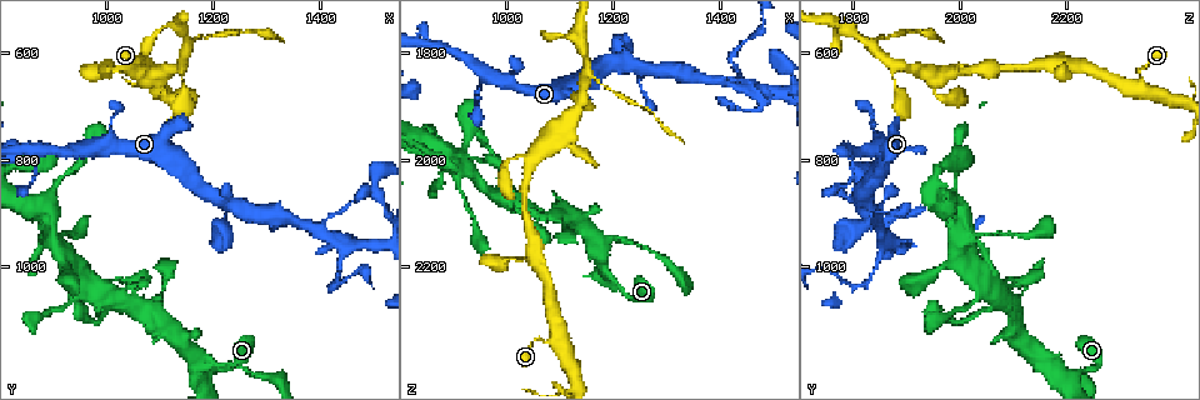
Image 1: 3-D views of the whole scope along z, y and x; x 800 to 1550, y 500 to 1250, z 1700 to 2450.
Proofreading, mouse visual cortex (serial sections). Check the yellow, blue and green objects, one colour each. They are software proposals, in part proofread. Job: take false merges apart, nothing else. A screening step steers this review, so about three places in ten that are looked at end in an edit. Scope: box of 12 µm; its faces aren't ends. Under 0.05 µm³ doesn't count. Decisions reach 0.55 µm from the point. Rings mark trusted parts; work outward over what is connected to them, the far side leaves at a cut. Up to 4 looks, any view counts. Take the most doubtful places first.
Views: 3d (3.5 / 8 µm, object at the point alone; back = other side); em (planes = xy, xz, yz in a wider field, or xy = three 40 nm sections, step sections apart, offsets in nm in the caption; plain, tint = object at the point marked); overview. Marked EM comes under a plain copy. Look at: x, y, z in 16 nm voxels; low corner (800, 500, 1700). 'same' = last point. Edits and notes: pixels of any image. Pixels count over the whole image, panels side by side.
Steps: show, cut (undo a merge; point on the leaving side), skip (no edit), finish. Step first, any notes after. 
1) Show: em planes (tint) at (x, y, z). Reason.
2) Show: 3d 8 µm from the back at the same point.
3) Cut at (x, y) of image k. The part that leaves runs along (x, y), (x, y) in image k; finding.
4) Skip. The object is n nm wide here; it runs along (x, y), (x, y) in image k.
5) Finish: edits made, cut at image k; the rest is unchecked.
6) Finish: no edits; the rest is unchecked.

Show: 3d 3.5 µm at (1425, 1030, 1820). Sharp bend.

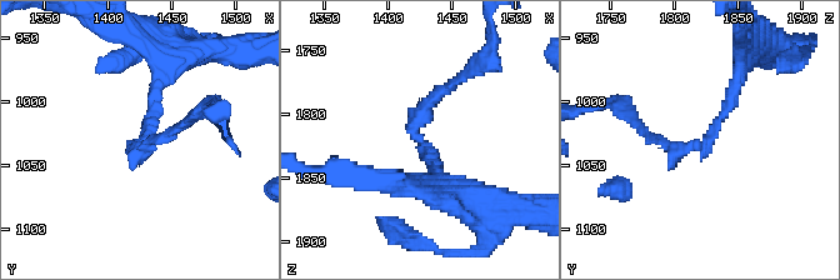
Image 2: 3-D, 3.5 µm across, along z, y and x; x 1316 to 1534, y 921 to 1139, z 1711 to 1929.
Show: em xy step 5 (tint) at (1428, 1036, 1822). The arms are 150, 200 nm wide; shape alone is not enough.

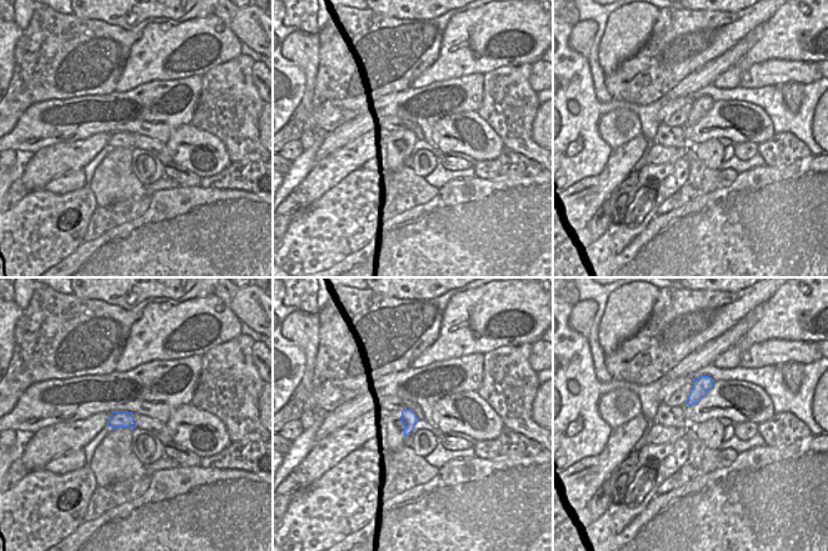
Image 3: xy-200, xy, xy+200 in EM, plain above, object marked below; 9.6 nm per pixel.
Cut at (415, 129) of image 2. The part that leaves runs along (431, 158), (413, 125), (455, 84) in image 2; a second cell is stuck on.

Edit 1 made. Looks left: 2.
Show: 3d 3.5 µm at (1155, 585, 1845).

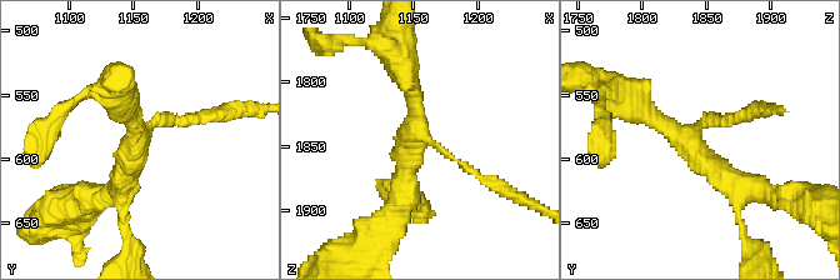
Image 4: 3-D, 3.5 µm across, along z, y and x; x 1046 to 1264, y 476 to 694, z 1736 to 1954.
Show: em xy step 5 (tint) at (1154, 588, 1840). 3 arms meet here; the arms are 100, 250, 300 nm wide.

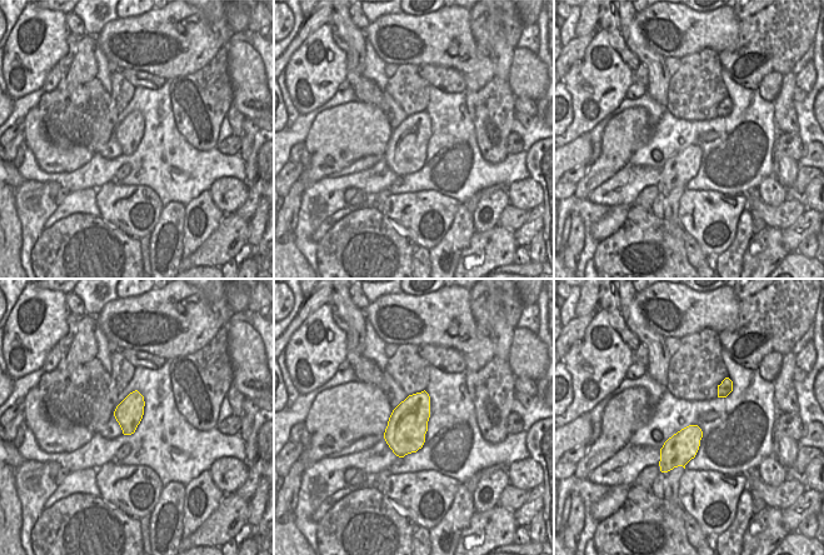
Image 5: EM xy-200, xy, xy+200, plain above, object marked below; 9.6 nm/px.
Cut at (198, 116) of image 4. The object is 380 nm wide here; the part that leaves runs along (159, 121), (259, 109) in image 4; a second cell is stuck on.

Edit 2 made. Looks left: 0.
Finish: edits made, cut at image 2, cut at image 4; the rest is unchecked.

